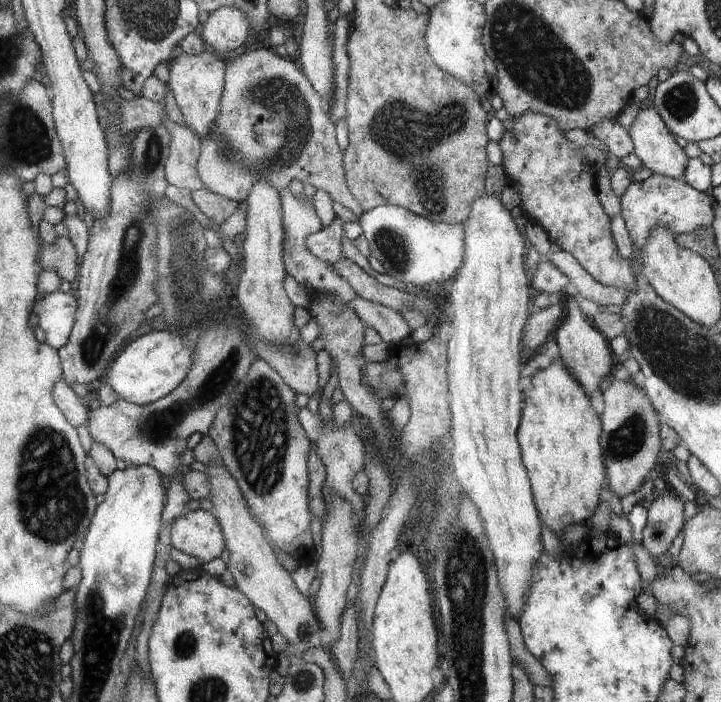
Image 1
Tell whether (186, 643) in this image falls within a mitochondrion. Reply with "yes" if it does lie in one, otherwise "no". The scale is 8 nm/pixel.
yes

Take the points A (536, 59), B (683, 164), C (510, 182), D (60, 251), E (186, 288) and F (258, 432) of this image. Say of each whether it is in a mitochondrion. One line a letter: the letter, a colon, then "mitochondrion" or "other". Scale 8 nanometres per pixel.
A: mitochondrion
B: other
C: other
D: other
E: mitochondrion
F: mitochondrion

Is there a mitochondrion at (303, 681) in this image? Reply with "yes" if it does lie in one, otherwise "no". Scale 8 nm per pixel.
yes

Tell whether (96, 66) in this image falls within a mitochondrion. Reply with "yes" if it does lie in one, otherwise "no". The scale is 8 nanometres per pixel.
no

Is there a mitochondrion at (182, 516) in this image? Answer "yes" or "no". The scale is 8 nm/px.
no

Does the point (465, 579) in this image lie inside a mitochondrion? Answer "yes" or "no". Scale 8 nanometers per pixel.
yes

